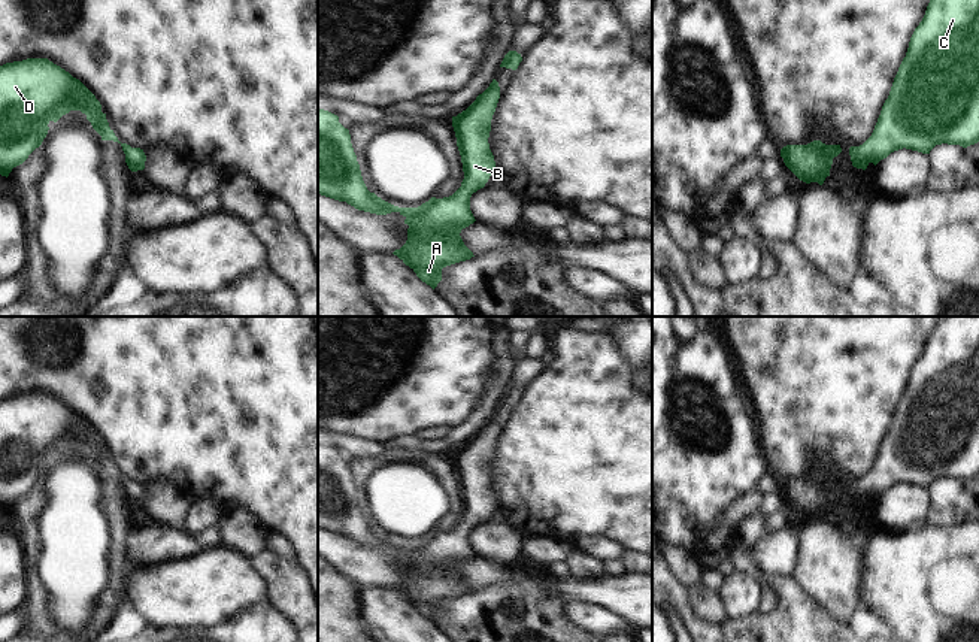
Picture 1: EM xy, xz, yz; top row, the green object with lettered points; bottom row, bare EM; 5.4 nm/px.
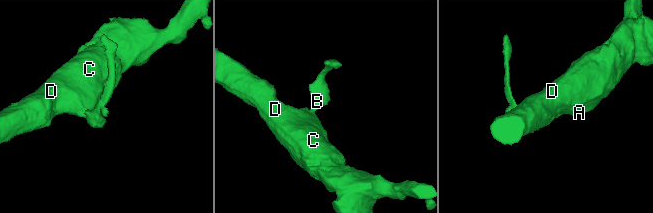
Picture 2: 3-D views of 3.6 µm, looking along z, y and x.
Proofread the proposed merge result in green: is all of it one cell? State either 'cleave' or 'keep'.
keep

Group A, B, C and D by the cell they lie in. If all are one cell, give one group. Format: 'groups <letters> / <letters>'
groups A B C D

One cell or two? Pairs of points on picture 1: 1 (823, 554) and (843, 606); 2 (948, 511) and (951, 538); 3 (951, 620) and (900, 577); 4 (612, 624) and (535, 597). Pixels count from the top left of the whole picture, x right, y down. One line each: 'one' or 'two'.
1: one
2: two
3: one
4: two

